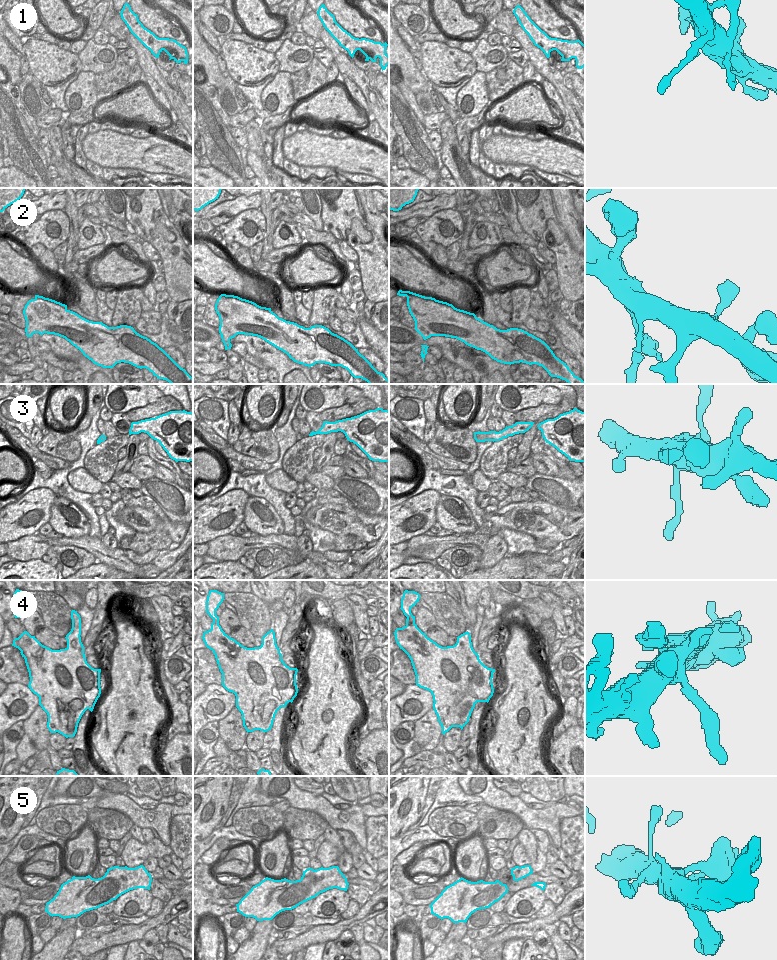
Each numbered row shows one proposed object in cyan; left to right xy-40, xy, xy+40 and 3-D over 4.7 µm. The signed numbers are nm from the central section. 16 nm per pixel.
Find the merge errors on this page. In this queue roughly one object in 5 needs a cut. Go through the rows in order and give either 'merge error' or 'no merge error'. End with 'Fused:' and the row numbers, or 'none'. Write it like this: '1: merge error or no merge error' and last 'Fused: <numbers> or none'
1: no merge error
2: merge error
3: no merge error
4: no merge error
5: no merge error
Fused: 2

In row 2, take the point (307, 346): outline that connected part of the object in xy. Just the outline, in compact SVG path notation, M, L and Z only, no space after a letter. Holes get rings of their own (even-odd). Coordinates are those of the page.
M221 294L215 304L220 319L219 333L225 350L229 341L238 334L257 336L286 353L294 362L311 367L316 363L341 366L354 378L361 378L369 384L389 384L383 373L378 372L372 364L358 352L350 342L332 333L322 325L305 328L297 323L279 318L271 308L261 307L256 303L234 295Z

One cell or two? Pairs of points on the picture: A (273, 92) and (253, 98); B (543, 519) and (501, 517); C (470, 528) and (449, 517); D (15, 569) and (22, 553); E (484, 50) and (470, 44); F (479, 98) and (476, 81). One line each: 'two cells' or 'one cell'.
A: two cells
B: one cell
C: one cell
D: two cells
E: two cells
F: one cell

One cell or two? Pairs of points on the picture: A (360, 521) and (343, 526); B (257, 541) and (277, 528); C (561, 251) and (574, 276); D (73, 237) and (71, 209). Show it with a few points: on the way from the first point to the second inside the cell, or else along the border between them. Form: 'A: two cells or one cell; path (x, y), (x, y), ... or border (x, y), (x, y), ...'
A: one cell; path (356, 522), (347, 522)
B: two cells; border (283, 533), (259, 535)
C: one cell; path (566, 257), (574, 270)
D: one cell; path (73, 230), (72, 216)

